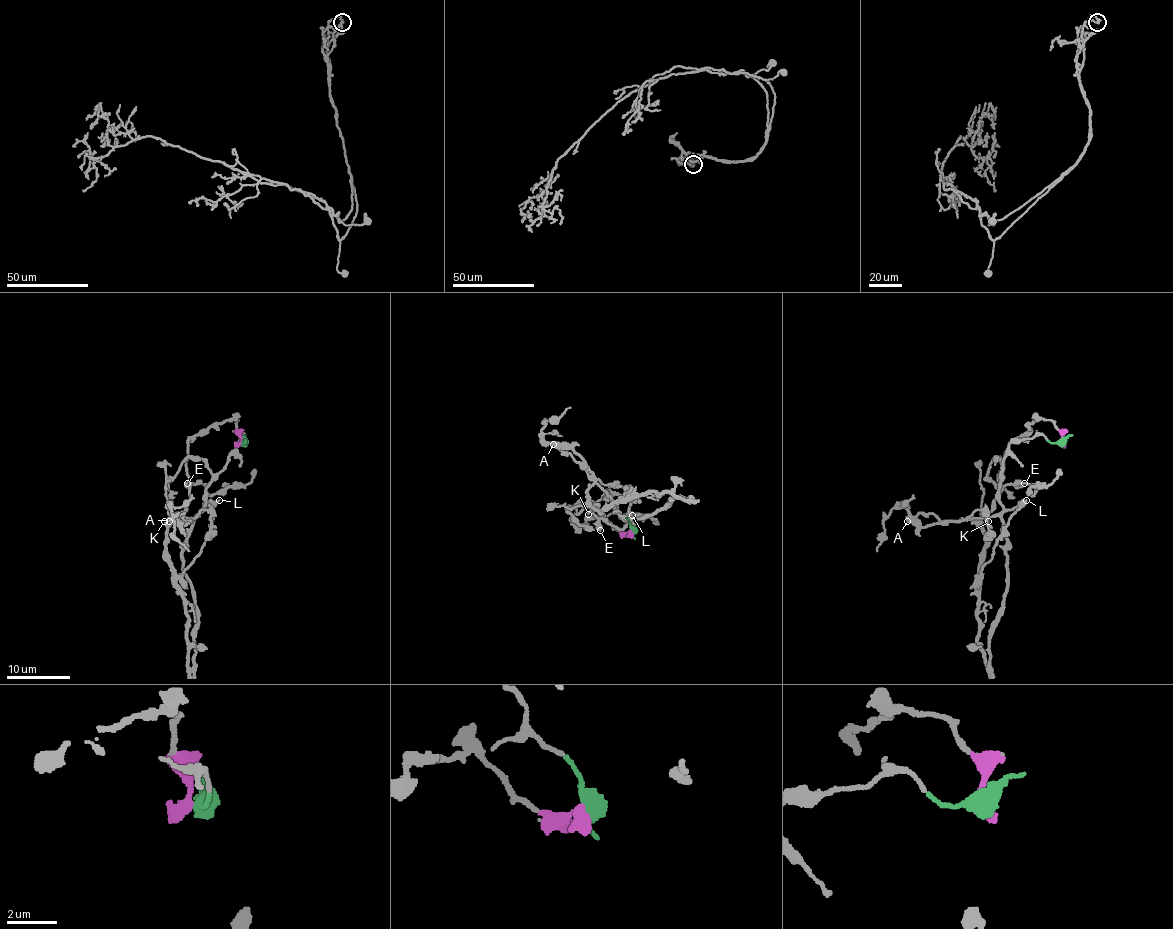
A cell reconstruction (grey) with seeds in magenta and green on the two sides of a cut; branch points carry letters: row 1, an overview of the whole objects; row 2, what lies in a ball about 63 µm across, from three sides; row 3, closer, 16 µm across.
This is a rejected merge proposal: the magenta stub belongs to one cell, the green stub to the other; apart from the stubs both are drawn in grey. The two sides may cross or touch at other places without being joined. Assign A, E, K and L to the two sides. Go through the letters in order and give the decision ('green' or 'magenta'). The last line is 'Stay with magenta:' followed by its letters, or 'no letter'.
A: green
E: magenta
K: magenta
L: green
Stay with magenta: E, K

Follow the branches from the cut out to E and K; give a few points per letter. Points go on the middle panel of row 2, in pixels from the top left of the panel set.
E: (631, 531), (605, 518), (586, 518), (584, 524), (570, 518), (588, 507), (600, 531)
K: (631, 531), (622, 532), (605, 518), (572, 524), (573, 515), (598, 505), (588, 513)

